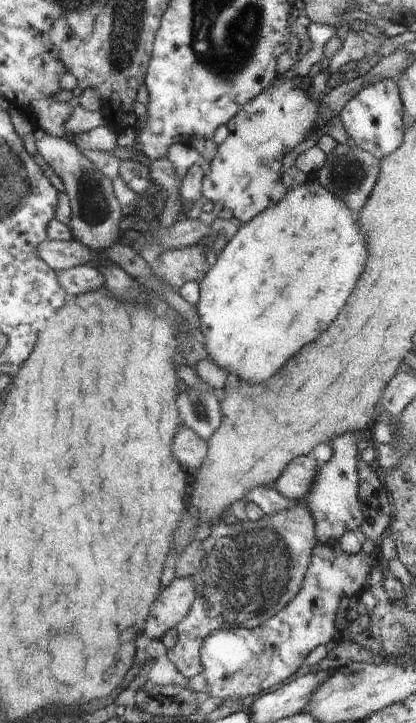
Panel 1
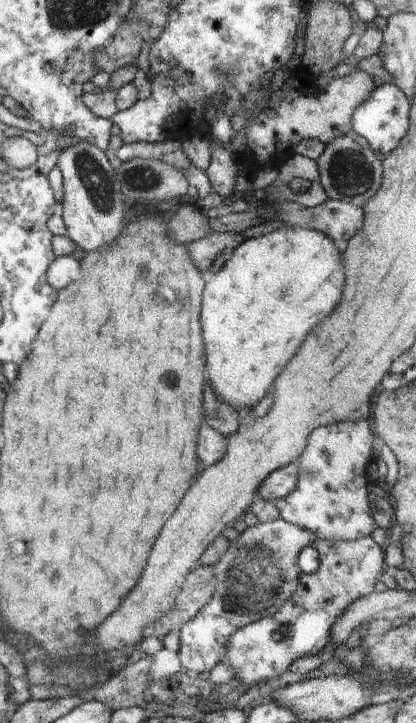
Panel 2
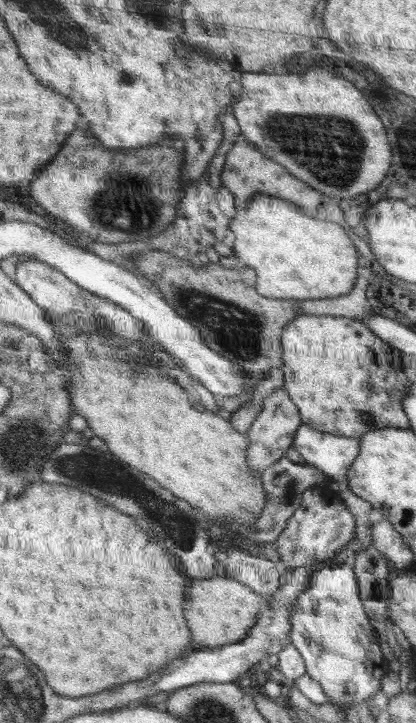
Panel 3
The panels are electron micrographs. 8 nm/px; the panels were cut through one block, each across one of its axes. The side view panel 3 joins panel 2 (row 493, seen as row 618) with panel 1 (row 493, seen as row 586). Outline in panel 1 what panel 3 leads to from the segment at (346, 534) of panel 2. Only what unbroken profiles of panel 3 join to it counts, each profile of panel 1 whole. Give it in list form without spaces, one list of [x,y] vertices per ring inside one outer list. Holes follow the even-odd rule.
[[[349,430],[332,440],[331,459],[318,466],[318,473],[313,481],[313,488],[304,500],[315,522],[315,535],[318,543],[337,543],[346,531],[358,532],[363,523],[363,512],[359,503],[359,474],[357,443],[362,433]]]

